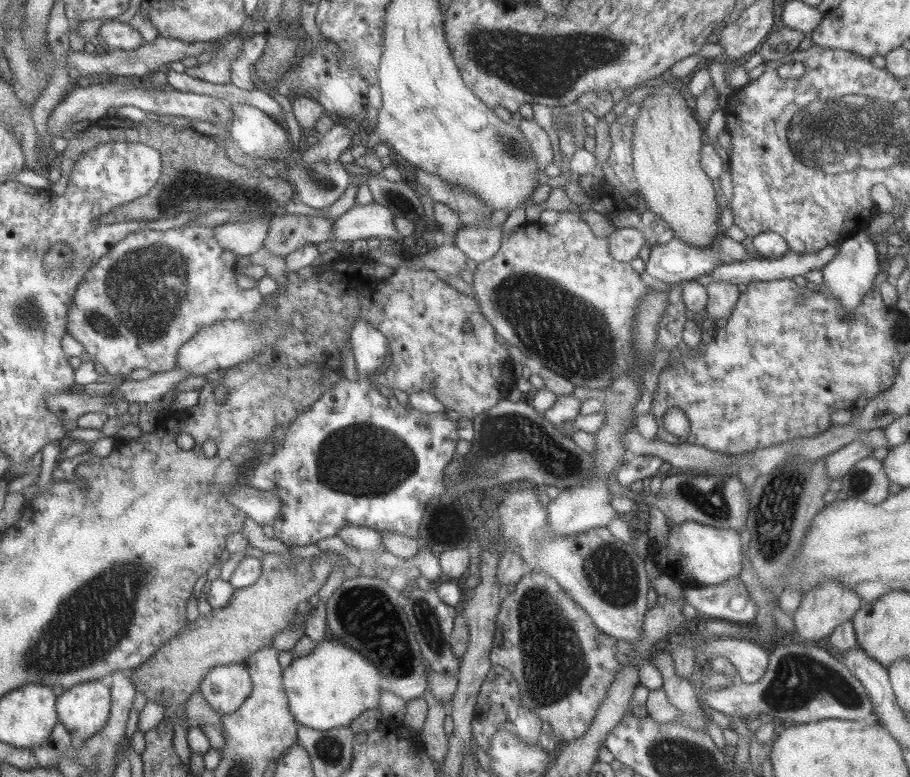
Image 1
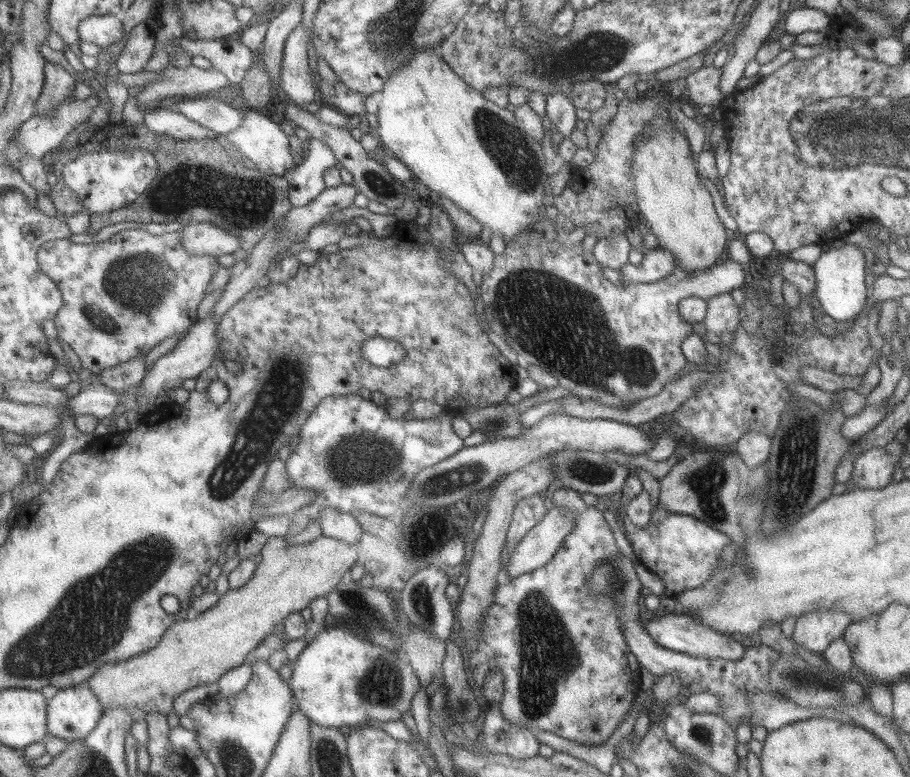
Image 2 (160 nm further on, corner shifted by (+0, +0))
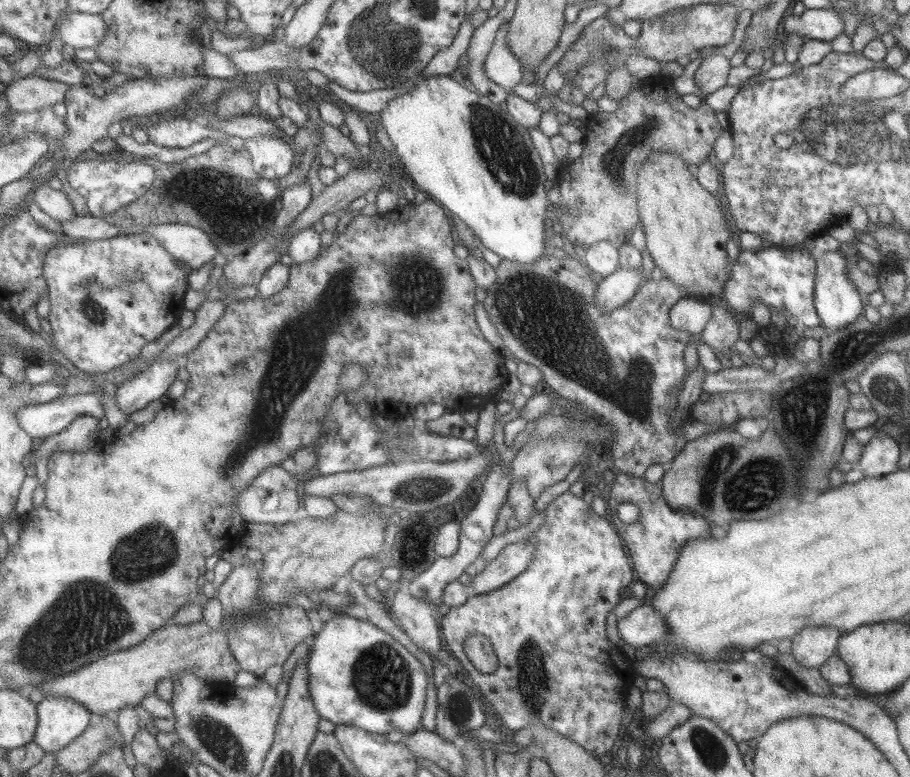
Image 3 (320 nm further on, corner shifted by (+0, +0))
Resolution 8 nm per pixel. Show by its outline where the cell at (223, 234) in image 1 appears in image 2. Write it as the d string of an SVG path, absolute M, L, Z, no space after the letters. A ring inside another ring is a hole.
M207 222L189 223L178 231L180 246L187 254L193 256L220 256L239 252L238 236L227 234Z

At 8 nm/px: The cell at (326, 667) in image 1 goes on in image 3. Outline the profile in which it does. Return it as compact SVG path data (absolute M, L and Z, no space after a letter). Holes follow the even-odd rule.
M336 612L314 635L314 645L307 658L308 689L315 710L321 718L334 725L354 726L375 734L398 730L406 736L419 726L427 690L425 670L409 650L381 629L377 629L371 622L355 620Z

